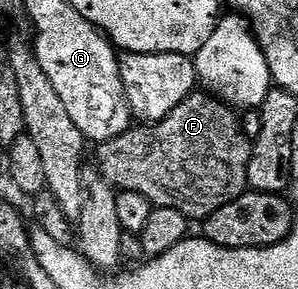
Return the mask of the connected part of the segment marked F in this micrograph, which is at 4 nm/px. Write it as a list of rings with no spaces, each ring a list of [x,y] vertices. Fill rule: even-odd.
[[[193,92],[170,116],[161,122],[136,124],[122,136],[99,143],[95,165],[100,175],[117,191],[142,192],[153,207],[174,208],[189,220],[209,218],[218,208],[226,208],[230,200],[238,200],[249,189],[248,165],[252,155],[252,142],[243,131],[241,115],[233,107],[212,97],[207,92]]]

